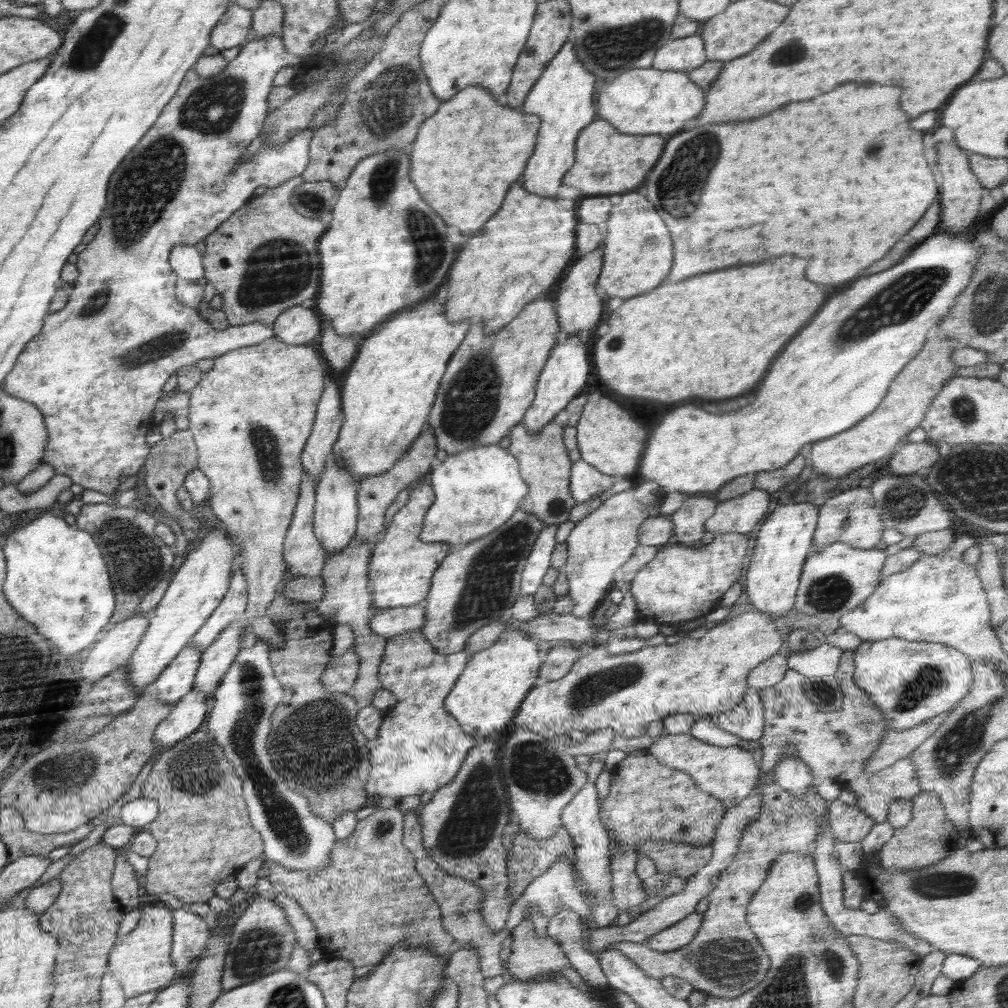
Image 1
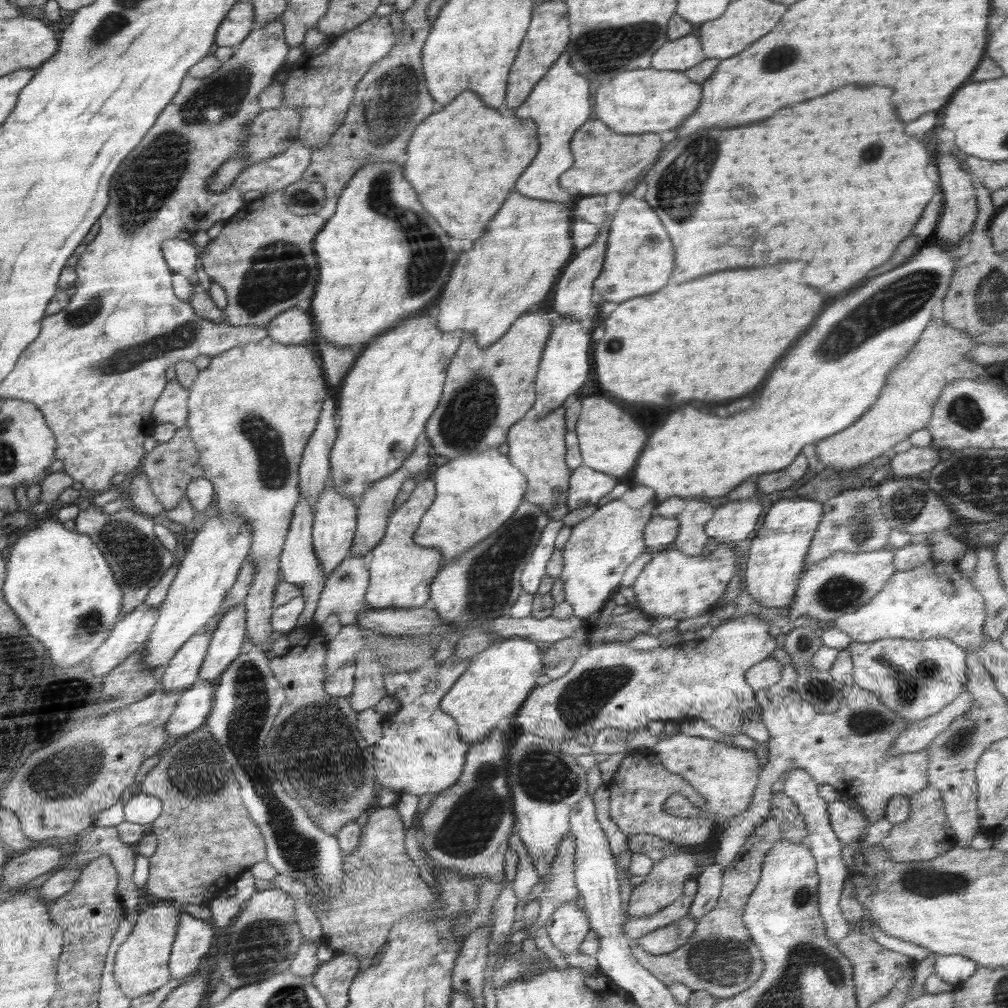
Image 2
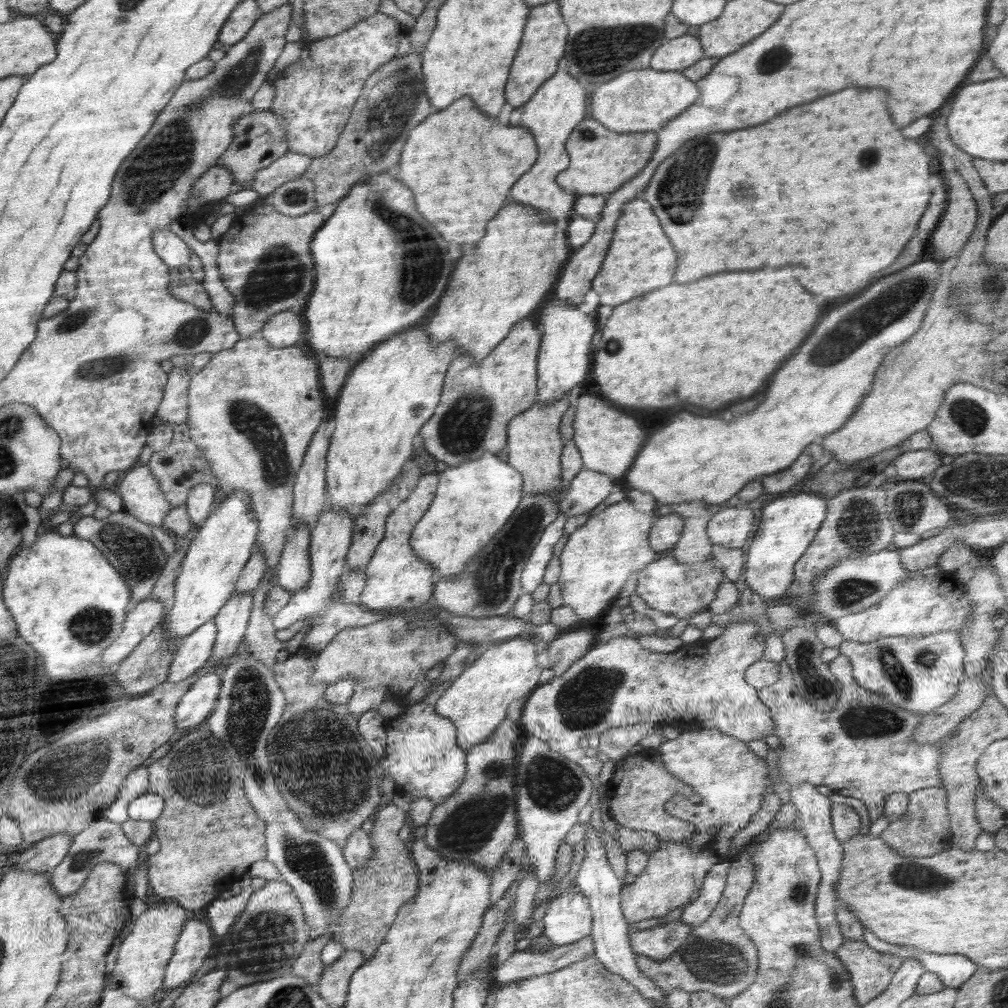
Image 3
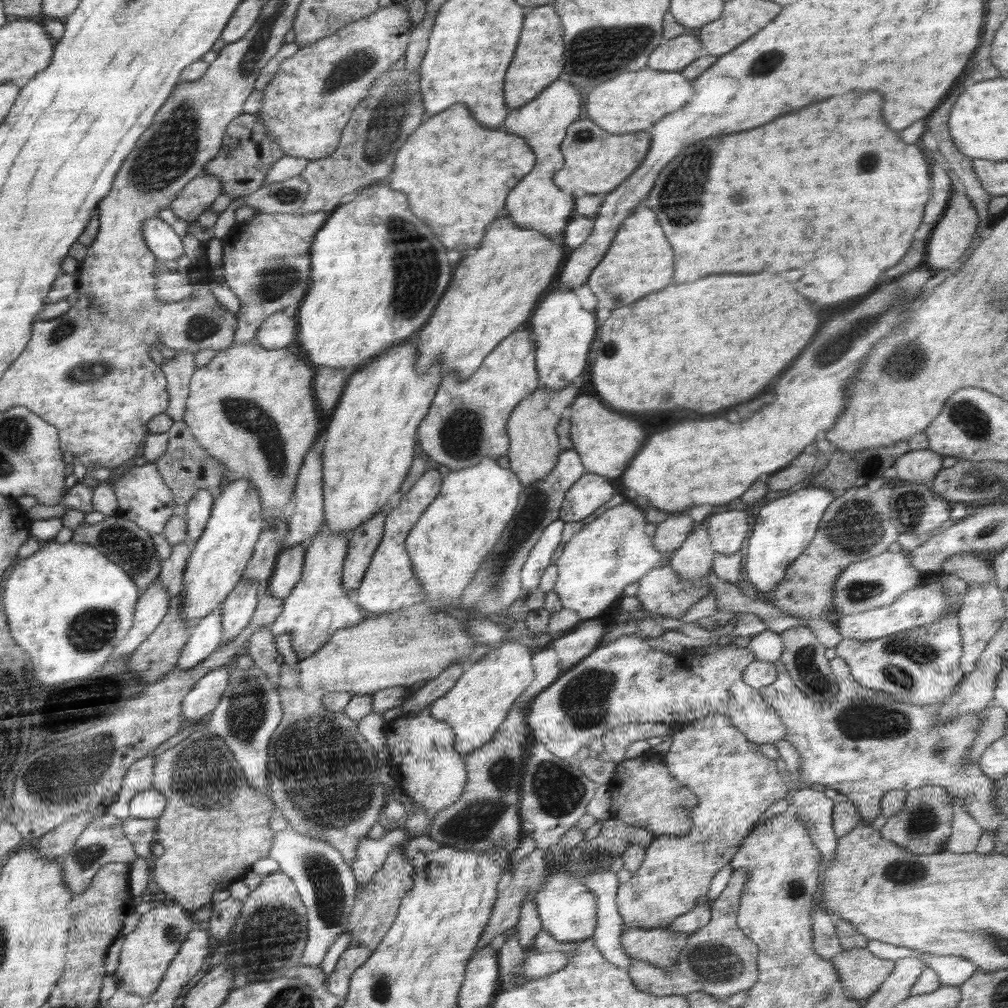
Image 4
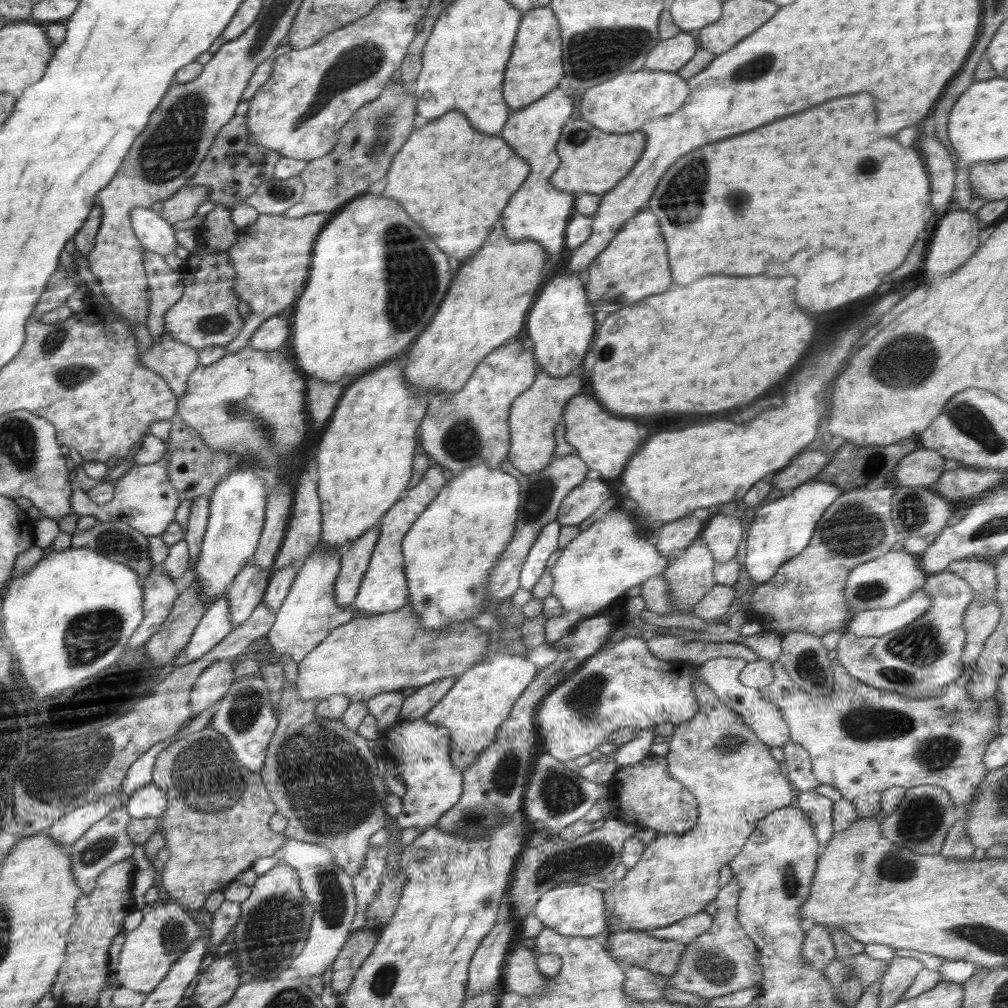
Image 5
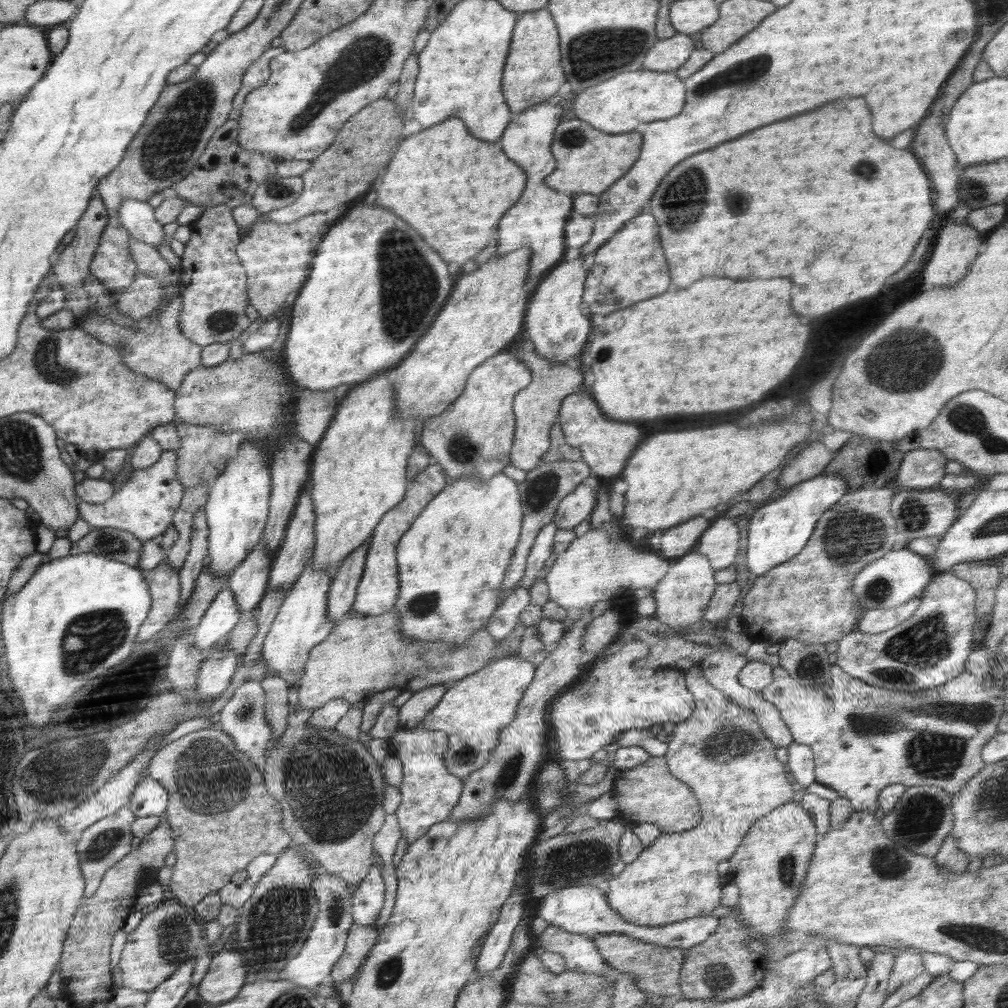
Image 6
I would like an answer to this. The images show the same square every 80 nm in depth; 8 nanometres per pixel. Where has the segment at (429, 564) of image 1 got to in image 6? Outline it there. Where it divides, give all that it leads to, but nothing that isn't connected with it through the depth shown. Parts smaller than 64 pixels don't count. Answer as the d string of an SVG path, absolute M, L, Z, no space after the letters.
M433 461L424 472L418 473L411 482L411 488L409 493L406 494L405 501L390 509L382 518L381 524L373 530L372 536L369 537L370 546L366 570L360 584L357 586L357 596L352 608L352 611L355 611L359 616L379 615L392 610L399 589L398 563L396 563L398 541L410 528L410 525L422 512L422 509L446 486L444 470Z

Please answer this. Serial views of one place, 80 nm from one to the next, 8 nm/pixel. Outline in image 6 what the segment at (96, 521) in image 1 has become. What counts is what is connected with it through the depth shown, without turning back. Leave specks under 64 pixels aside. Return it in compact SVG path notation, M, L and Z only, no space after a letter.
M94 528L90 530L76 545L71 546L70 555L98 554L108 560L116 560L132 567L138 567L142 560L141 550L144 542L140 542L131 532L117 528Z

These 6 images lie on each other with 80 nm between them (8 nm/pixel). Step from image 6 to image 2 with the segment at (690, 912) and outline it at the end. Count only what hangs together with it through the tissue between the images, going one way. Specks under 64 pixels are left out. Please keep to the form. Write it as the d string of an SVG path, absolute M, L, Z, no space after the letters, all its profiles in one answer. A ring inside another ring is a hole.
M680 732L672 737L664 735L660 737L654 751L656 754L653 759L656 762L664 766L666 770L682 776L688 784L691 784L706 798L706 806L700 808L690 806L688 816L696 818L696 816L706 814L710 820L713 820L713 829L706 842L692 847L701 852L714 852L716 837L733 818L741 816L750 806L761 773L754 751L730 745L726 741L688 736ZM672 853L666 855L662 860L654 862L650 872L645 876L645 880L631 891L628 900L628 919L641 918L658 913L662 908L670 905L670 903L678 900L684 895L684 882L696 877L693 874L697 869L697 858L692 853Z

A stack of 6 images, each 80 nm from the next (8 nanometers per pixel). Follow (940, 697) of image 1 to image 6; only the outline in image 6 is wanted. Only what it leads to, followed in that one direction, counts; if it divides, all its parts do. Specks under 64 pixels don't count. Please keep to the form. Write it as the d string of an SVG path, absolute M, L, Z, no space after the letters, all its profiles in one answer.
M944 571L934 574L921 596L920 606L901 625L886 632L866 634L854 630L837 641L836 665L851 677L892 692L915 693L933 689L956 678L964 669L973 648L976 590L954 574Z

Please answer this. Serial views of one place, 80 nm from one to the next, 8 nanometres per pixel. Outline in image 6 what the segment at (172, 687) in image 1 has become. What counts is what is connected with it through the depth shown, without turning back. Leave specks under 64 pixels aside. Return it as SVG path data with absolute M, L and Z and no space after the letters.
M228 588L222 589L210 603L204 616L200 619L196 628L191 633L191 643L201 650L209 649L215 642L218 642L223 636L227 636L241 619L241 610L239 609L236 597Z

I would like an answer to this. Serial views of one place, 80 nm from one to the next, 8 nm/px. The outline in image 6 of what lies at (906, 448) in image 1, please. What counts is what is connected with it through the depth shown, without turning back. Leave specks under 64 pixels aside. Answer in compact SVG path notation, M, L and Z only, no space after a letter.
M924 449L908 452L896 471L901 489L928 490L938 487L946 475L948 458L940 450Z

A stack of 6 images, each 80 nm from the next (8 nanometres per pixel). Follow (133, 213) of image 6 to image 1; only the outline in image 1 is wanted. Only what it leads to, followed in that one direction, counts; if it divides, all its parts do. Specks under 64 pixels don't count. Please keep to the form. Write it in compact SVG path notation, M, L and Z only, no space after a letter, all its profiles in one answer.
M178 245L170 254L170 263L178 277L192 282L203 281L205 268L195 246Z

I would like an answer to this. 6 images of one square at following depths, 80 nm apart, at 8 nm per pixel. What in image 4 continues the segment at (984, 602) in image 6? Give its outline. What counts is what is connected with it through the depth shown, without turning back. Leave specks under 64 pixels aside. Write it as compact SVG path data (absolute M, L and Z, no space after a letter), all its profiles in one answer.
M970 552L950 556L950 559L947 559L942 565L941 573L957 575L964 579L969 586L984 584L994 577L990 558Z

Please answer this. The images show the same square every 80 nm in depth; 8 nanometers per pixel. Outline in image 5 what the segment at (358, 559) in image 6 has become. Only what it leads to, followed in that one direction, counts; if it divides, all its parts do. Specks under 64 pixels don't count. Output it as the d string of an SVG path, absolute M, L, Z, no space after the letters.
M378 522L372 529L367 530L360 538L350 542L344 548L341 574L336 582L336 601L341 606L352 605L356 599L380 536L381 526Z

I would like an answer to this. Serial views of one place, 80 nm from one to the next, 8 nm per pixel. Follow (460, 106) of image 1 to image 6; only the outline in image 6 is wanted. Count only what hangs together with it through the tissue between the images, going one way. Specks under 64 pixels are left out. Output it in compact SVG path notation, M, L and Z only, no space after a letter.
M453 116L434 128L422 129L418 134L404 139L371 198L377 206L390 208L398 214L424 238L424 242L428 240L430 248L436 250L446 262L462 266L488 246L492 230L498 226L504 212L518 202L525 184L526 173L504 154L500 146L470 136L464 122Z

